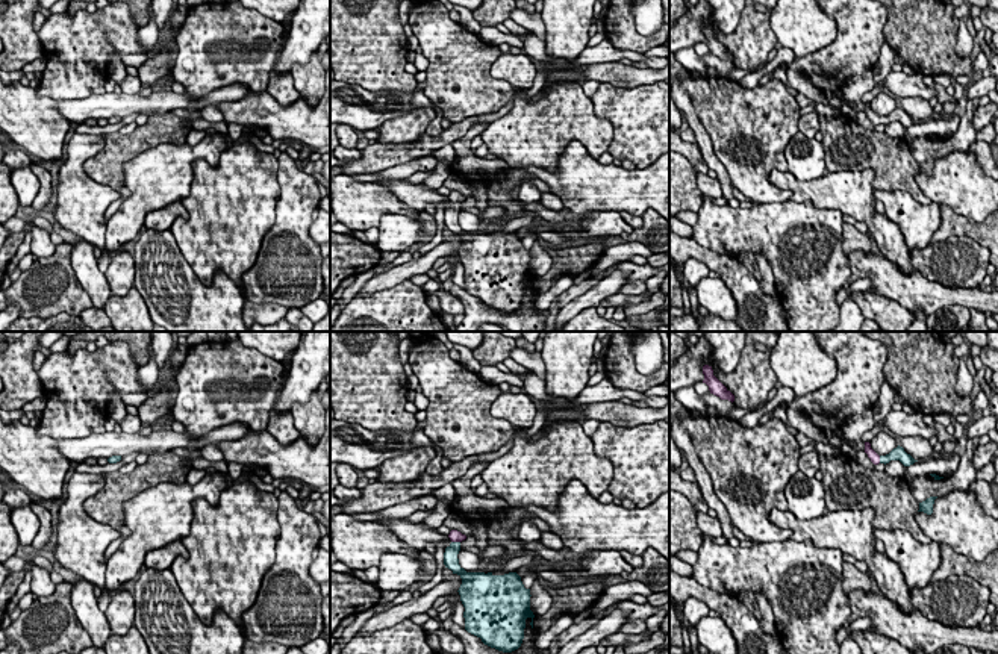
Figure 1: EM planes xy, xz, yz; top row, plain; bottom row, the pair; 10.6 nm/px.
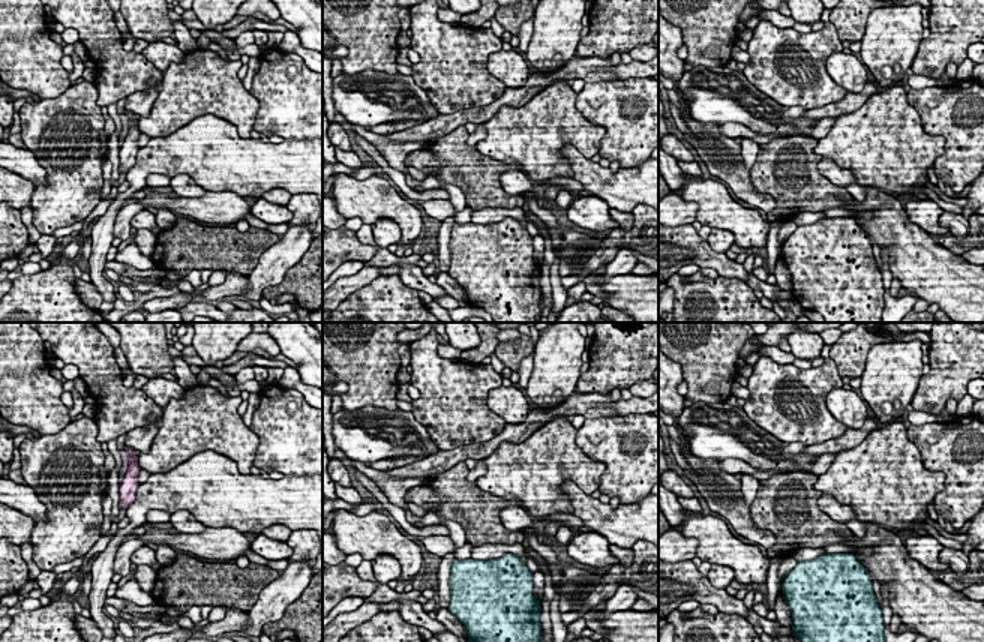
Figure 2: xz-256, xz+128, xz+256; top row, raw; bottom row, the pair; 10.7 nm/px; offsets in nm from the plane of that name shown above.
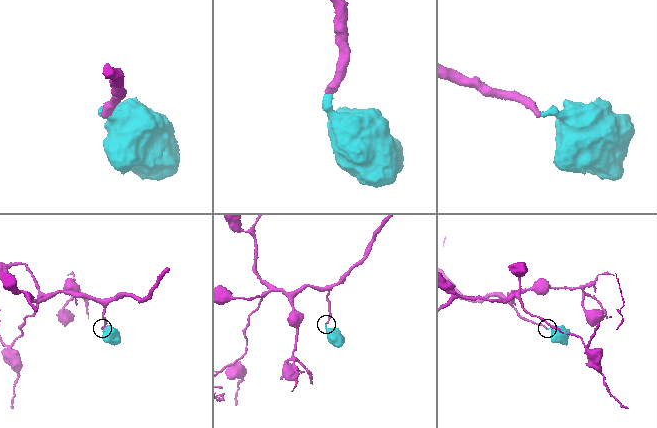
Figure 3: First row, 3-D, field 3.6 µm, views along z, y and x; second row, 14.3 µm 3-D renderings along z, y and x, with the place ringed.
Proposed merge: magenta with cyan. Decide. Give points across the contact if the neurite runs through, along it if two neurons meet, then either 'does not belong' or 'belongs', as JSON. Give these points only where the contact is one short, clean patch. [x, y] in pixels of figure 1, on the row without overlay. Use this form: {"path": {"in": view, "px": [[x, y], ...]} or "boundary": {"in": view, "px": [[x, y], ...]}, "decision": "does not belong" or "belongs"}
{"decision": "belongs"}

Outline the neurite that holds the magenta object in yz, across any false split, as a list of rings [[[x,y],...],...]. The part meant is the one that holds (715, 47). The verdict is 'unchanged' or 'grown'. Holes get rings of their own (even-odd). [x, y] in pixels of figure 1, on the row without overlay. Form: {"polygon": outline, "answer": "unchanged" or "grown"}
{"polygon": [[[709,26],[703,27],[703,35],[706,44],[709,47],[710,54],[719,58],[721,61],[734,62],[734,56],[713,36],[713,30]]], "answer": "unchanged"}

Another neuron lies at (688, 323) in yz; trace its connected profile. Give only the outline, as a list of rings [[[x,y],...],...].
[[[689,313],[678,318],[669,316],[669,332],[745,332],[736,321],[722,319],[713,313],[698,319]]]

